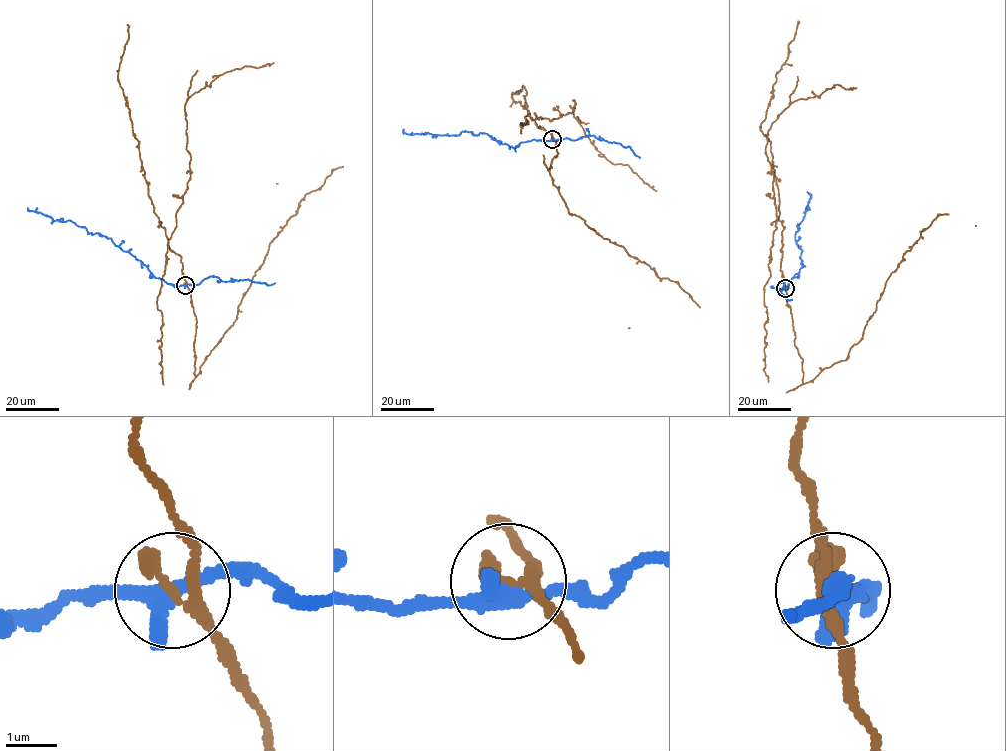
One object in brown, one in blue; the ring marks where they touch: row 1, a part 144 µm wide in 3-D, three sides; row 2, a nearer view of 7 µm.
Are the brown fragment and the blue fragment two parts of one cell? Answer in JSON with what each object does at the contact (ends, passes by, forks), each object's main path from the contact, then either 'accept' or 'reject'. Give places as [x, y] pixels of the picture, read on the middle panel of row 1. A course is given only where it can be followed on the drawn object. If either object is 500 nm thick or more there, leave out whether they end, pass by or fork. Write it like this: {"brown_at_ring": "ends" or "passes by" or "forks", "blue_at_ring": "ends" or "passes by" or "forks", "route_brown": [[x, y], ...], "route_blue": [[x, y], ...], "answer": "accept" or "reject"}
{"brown_at_ring": "passes by", "blue_at_ring": "forks", "route_brown": [[552, 139], [558, 154], [548, 170], [568, 211], [603, 238], [625, 248], [660, 278], [676, 282], [699, 307]], "route_blue": [[552, 139], [532, 139], [514, 148], [499, 144], [487, 133], [410, 134], [405, 133], [403, 129]], "answer": "reject"}

